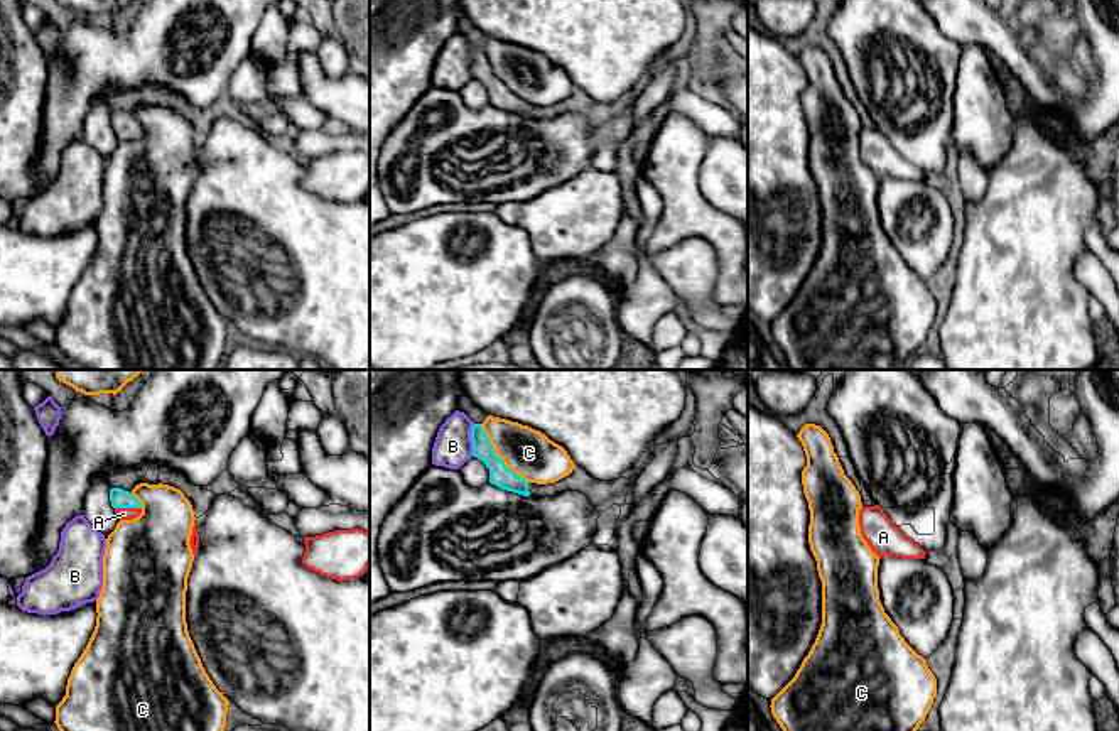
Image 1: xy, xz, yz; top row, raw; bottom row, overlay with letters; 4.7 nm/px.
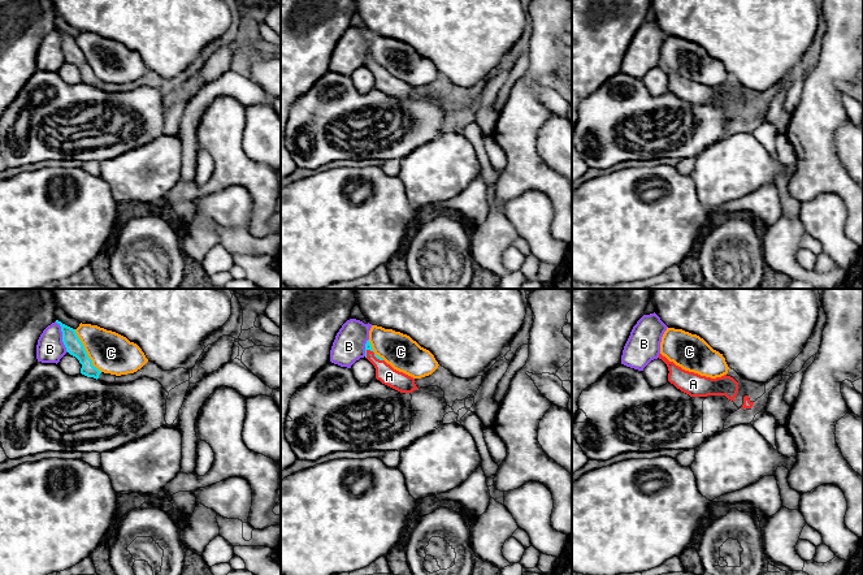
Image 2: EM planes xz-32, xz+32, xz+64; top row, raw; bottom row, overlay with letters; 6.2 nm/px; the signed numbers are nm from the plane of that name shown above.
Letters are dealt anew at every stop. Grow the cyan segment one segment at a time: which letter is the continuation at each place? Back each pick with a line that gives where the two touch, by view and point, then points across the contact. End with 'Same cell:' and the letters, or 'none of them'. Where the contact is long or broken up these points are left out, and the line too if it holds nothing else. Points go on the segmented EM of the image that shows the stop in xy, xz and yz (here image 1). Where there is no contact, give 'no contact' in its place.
A: meets cyan in xy at (129, 507)
Same cell: A

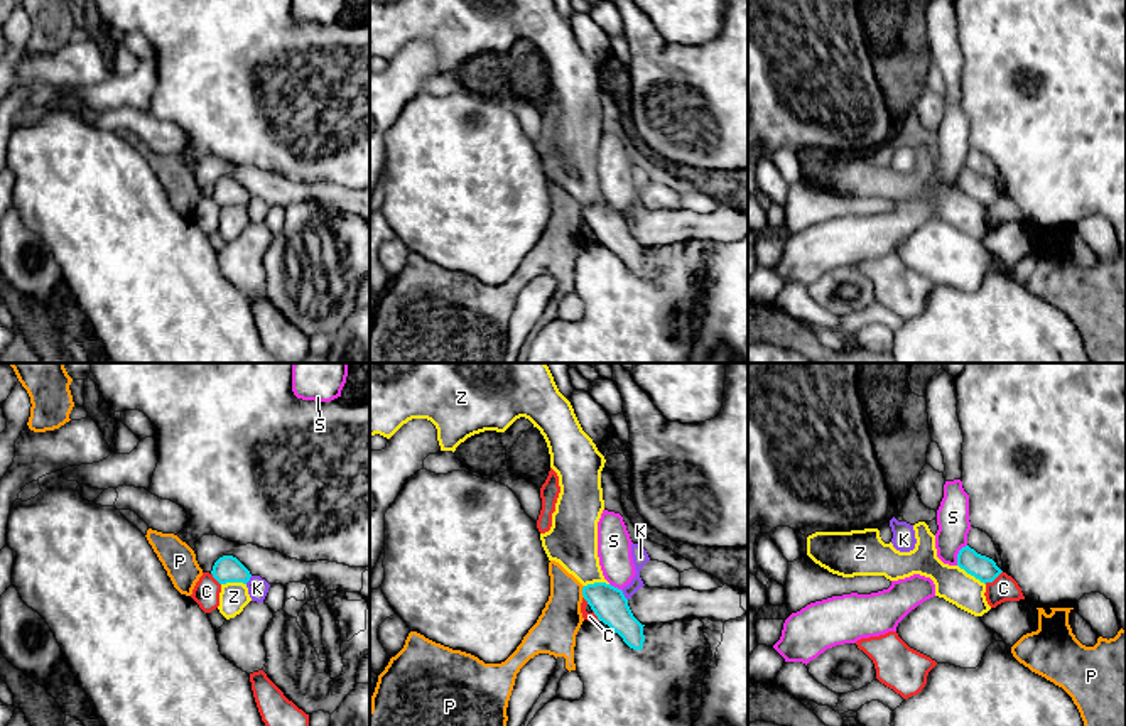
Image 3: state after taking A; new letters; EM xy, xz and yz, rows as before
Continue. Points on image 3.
Same cell: none of them

